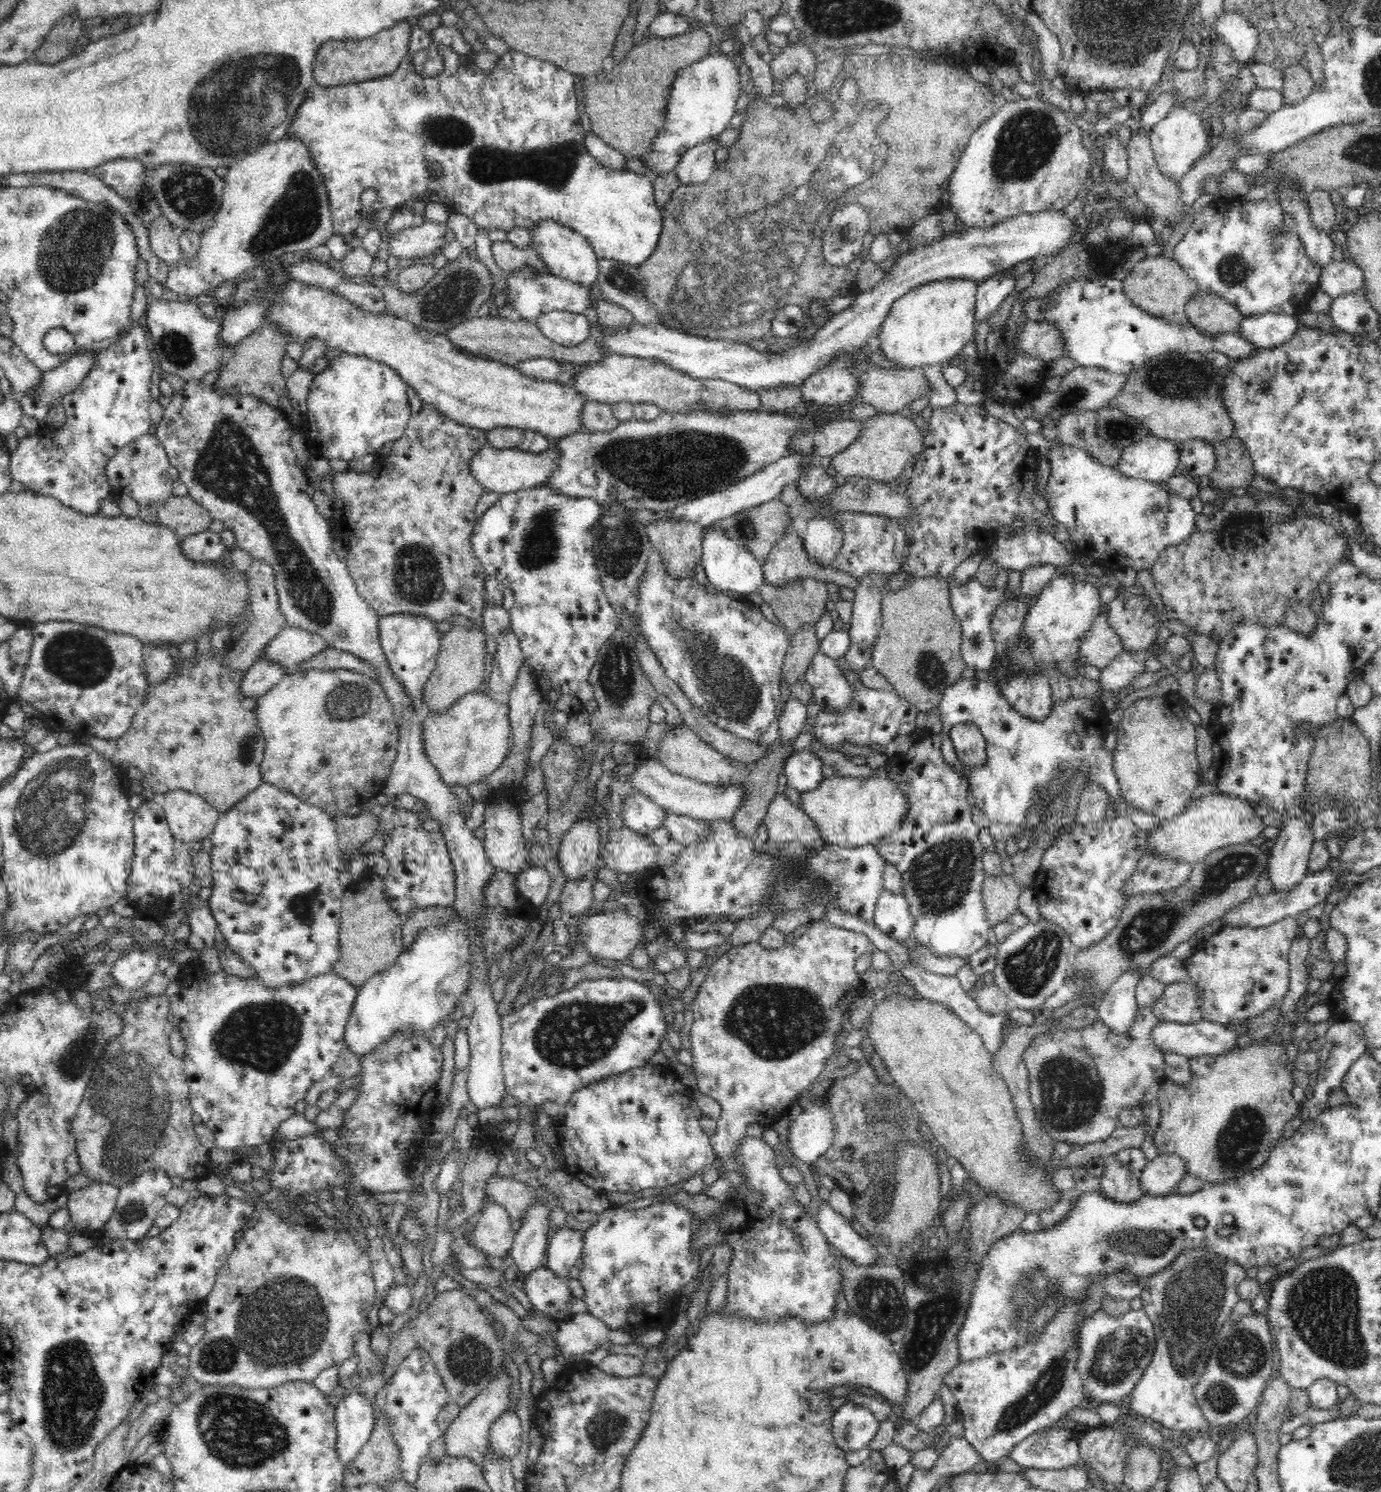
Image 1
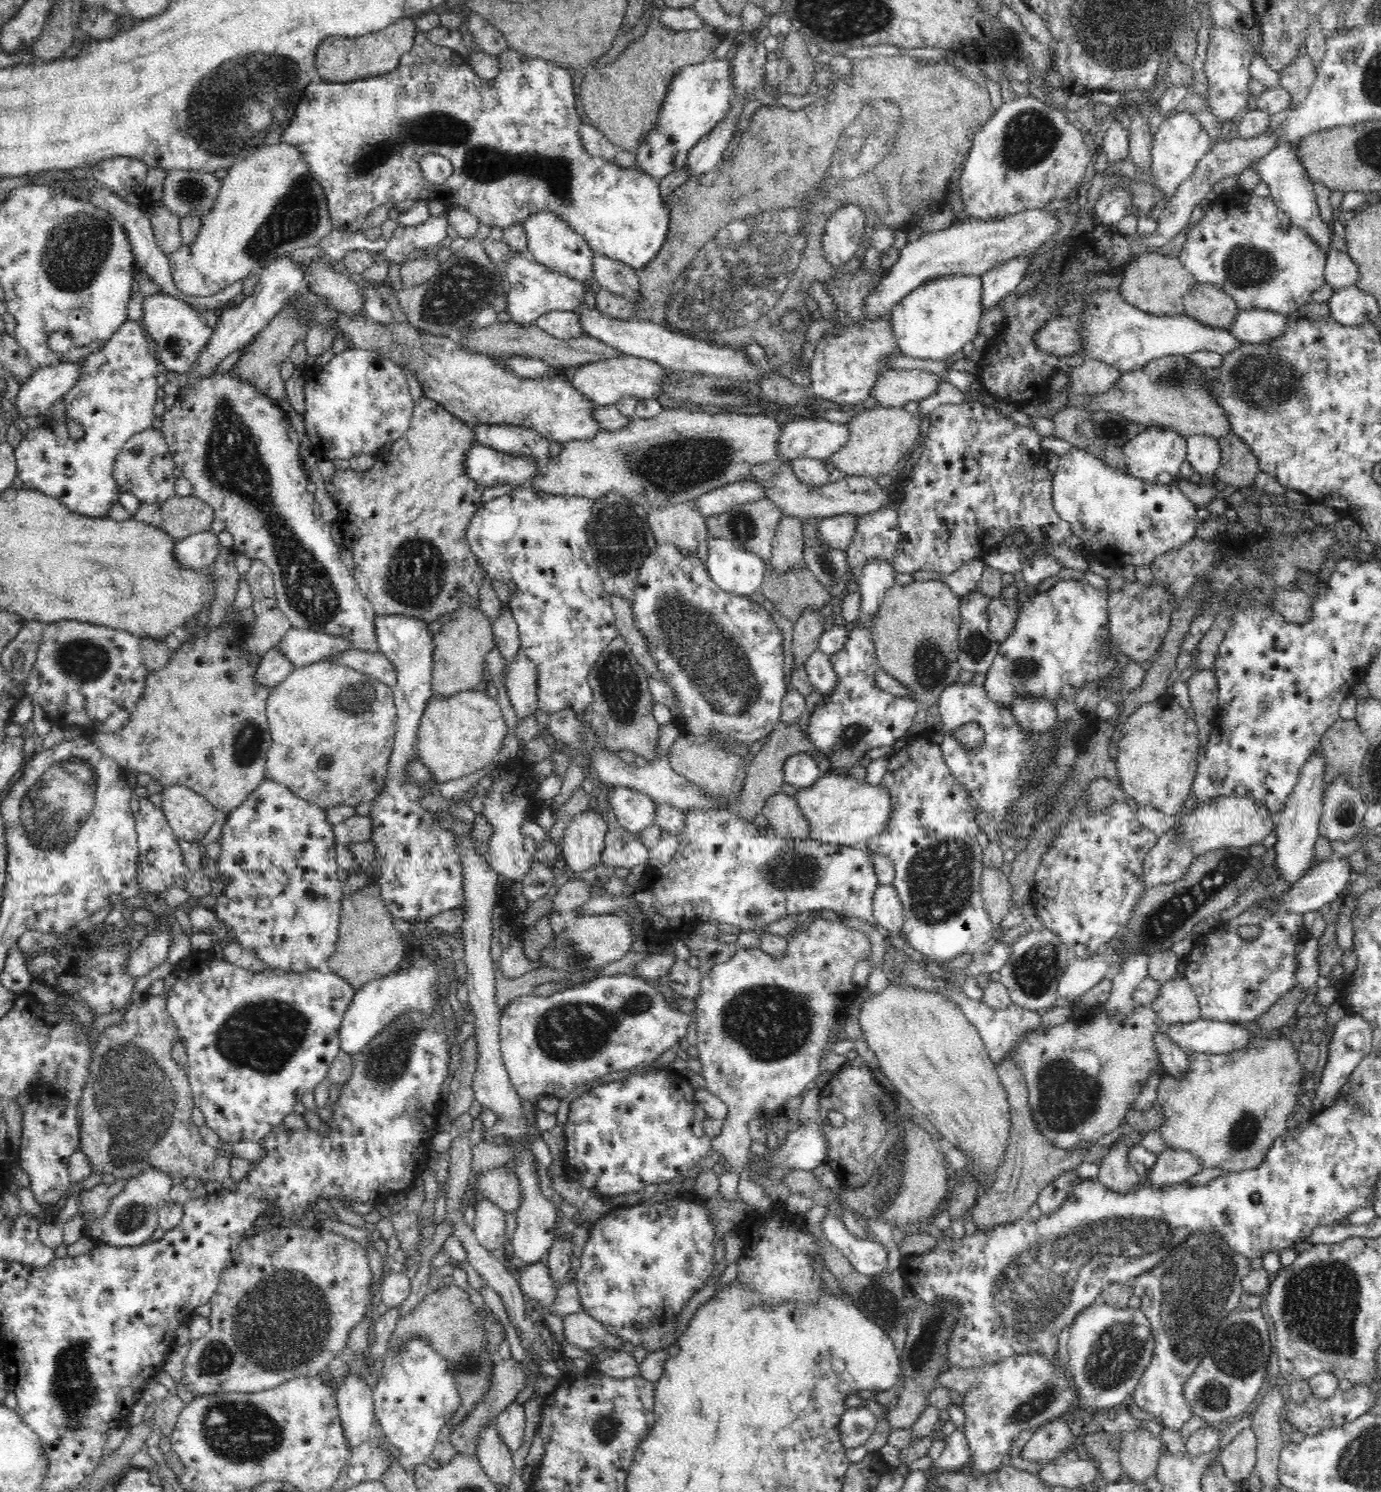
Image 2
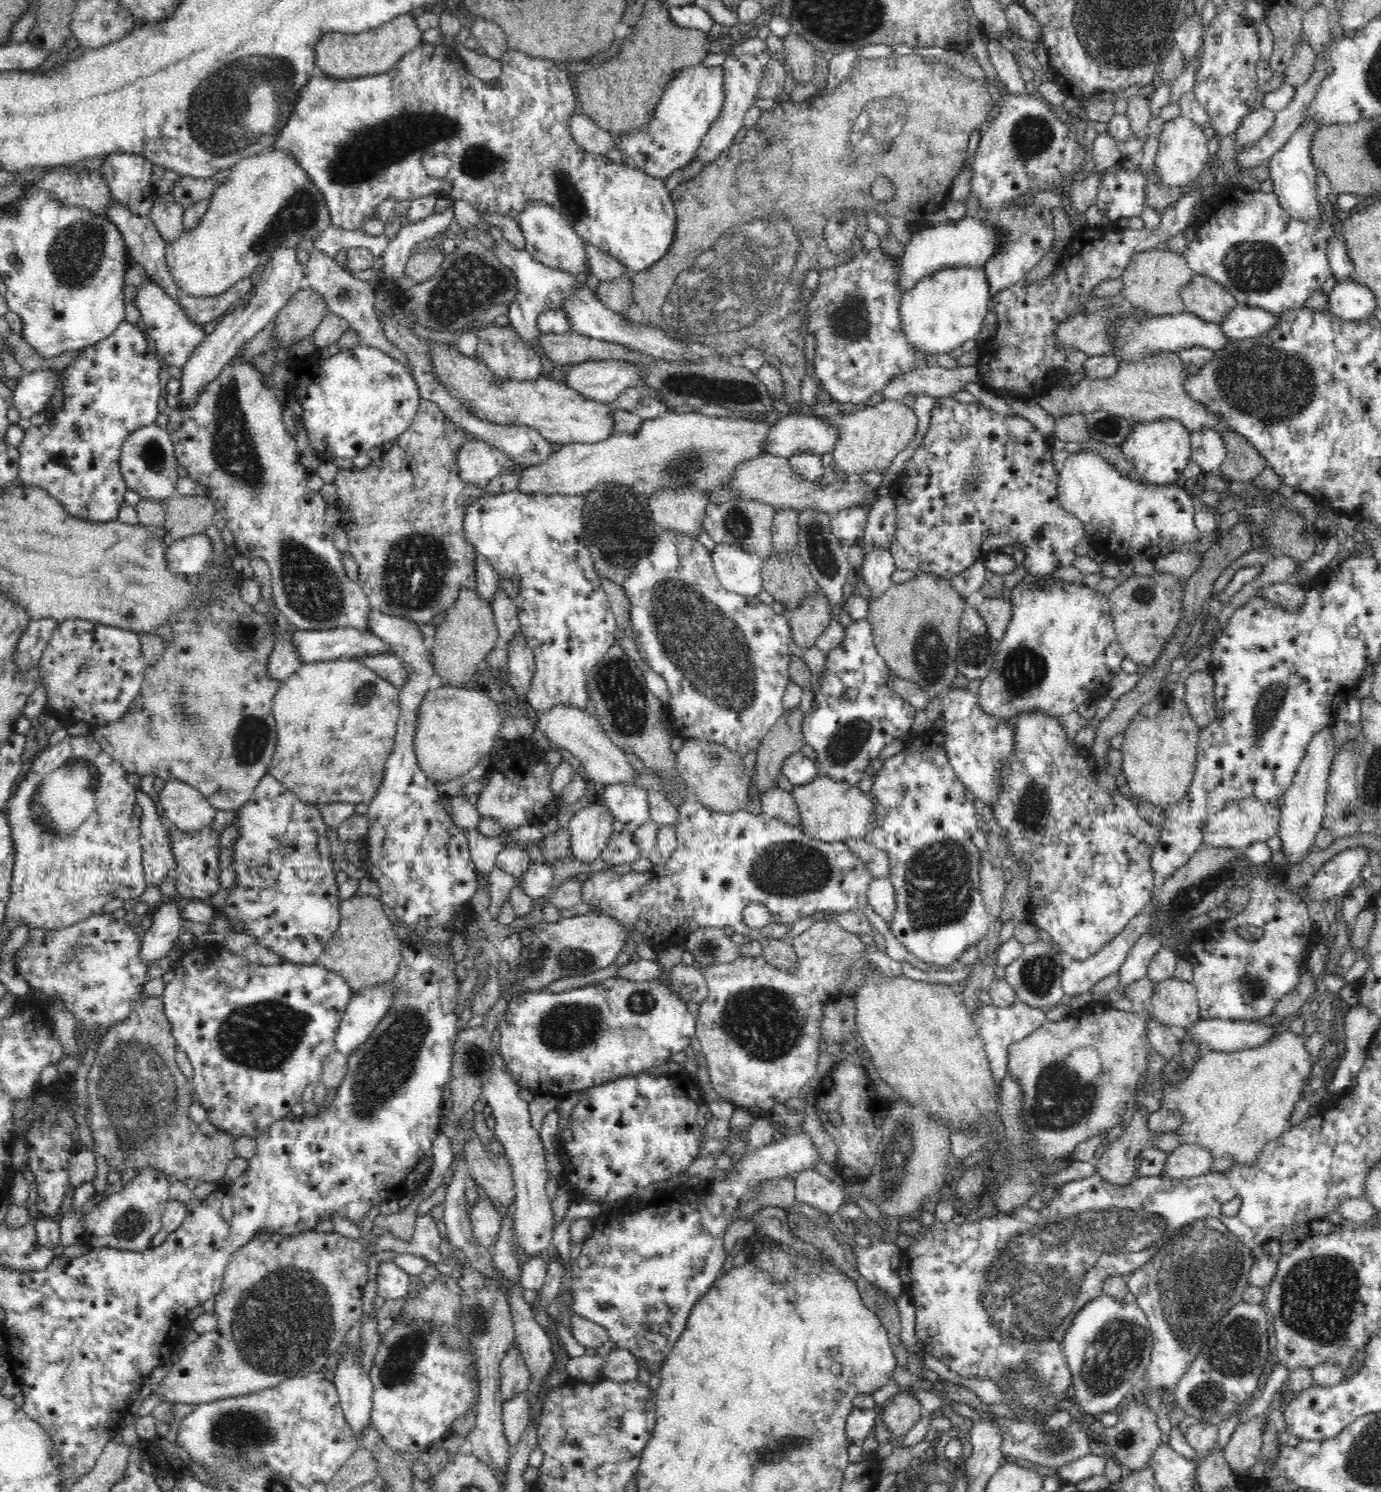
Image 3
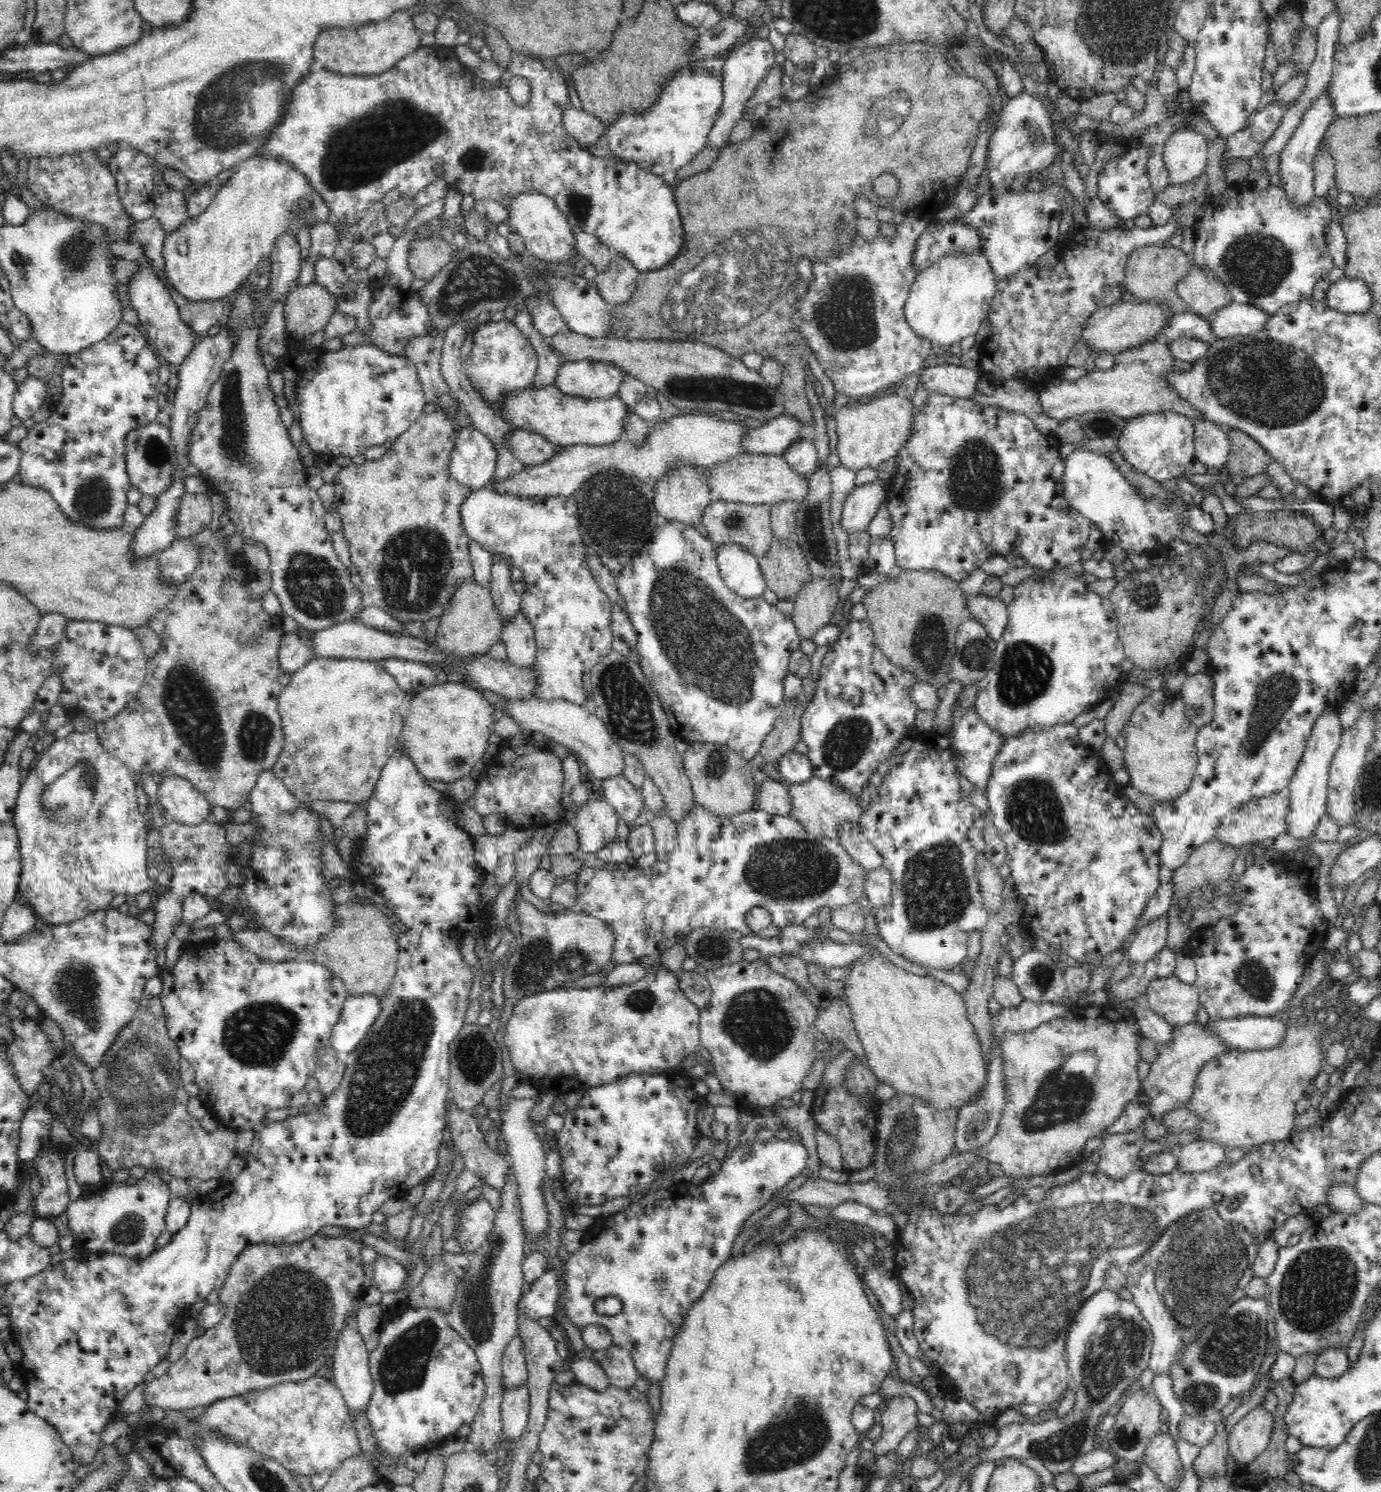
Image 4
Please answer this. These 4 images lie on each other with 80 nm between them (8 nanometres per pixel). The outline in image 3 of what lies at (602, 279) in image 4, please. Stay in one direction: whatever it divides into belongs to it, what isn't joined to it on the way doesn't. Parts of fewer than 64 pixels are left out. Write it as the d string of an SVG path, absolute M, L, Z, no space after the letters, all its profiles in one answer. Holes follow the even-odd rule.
M633 273L622 274L618 280L601 282L597 288L597 299L602 301L606 308L616 313L624 313L633 304Z

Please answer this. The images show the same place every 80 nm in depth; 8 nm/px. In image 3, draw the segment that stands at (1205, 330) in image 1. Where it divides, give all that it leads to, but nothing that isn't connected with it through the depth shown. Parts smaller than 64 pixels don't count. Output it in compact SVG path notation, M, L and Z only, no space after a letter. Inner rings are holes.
M1195 275L1192 280L1180 290L1185 311L1196 315L1206 322L1220 324L1237 306L1237 301L1231 292L1212 278Z

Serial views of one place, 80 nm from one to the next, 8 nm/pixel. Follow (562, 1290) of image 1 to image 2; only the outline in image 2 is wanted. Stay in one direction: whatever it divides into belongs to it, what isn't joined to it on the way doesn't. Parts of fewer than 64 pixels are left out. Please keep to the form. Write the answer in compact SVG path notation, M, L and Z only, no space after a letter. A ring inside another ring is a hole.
M545 1259L516 1271L519 1285L528 1298L534 1298L543 1306L550 1306L557 1294L556 1284L550 1277Z

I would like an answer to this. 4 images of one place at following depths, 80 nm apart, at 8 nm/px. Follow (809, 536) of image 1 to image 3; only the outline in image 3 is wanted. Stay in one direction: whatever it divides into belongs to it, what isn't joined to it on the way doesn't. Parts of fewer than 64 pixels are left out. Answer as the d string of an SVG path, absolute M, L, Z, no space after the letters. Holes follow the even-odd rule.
M852 506L832 515L830 530L845 549L864 534L870 506Z

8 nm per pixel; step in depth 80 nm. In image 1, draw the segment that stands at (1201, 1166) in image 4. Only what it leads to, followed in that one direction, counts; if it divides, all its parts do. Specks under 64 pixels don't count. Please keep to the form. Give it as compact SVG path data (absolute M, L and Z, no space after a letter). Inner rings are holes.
M1163 1155L1154 1158L1144 1166L1138 1176L1139 1185L1146 1195L1163 1196L1177 1190L1178 1182L1188 1172L1184 1159L1176 1155Z

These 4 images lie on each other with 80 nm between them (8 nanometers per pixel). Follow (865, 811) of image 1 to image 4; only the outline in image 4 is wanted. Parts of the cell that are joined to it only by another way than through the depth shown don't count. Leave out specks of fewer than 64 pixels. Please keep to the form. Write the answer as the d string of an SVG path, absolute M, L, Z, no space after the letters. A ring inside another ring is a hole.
M816 776L807 782L789 785L789 794L792 798L790 816L794 817L814 838L837 838L838 828L844 822L859 826L860 816L865 811L860 805L859 798L849 794L842 786L837 786Z

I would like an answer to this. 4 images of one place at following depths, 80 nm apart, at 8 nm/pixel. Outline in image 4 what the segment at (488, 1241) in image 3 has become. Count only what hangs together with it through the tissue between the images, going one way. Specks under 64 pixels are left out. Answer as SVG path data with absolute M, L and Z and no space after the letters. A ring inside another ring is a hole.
M483 1197L465 1204L460 1217L460 1238L458 1242L463 1252L476 1252L488 1238L494 1228L497 1212L491 1208L488 1200Z

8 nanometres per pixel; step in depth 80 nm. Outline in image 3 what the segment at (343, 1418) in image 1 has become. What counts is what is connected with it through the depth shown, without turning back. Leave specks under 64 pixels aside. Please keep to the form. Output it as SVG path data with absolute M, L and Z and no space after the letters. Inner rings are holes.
M310 1229L309 1231L304 1231L293 1235L282 1235L278 1233L258 1233L251 1241L244 1243L232 1253L231 1260L226 1268L226 1272L223 1274L223 1284L221 1286L220 1292L215 1296L215 1315L217 1316L217 1325L214 1330L206 1332L206 1334L199 1335L196 1341L185 1346L183 1354L178 1358L173 1365L168 1367L169 1372L164 1380L154 1387L154 1390L163 1393L163 1401L169 1401L175 1404L179 1402L184 1404L192 1404L193 1406L200 1403L212 1402L215 1400L220 1400L221 1398L232 1398L240 1395L247 1395L258 1392L259 1390L264 1390L265 1388L272 1388L278 1386L281 1382L285 1380L304 1376L310 1373L320 1372L320 1369L326 1364L326 1360L330 1358L331 1354L341 1351L343 1356L339 1360L337 1369L335 1371L335 1378L333 1383L337 1388L337 1393L340 1399L340 1404L342 1406L342 1411L344 1411L344 1417L346 1417L346 1422L349 1428L352 1429L354 1436L360 1442L362 1438L362 1430L371 1423L371 1413L373 1410L373 1382L370 1376L364 1373L360 1365L362 1356L358 1357L358 1350L363 1349L360 1347L358 1349L348 1349L343 1347L344 1336L346 1332L353 1327L353 1325L358 1324L363 1316L362 1311L362 1294L364 1294L364 1286L366 1286L370 1281L368 1280L368 1257L369 1253L364 1251L363 1244L360 1241L350 1239L346 1236L340 1235L340 1233L335 1232L317 1232L315 1229Z

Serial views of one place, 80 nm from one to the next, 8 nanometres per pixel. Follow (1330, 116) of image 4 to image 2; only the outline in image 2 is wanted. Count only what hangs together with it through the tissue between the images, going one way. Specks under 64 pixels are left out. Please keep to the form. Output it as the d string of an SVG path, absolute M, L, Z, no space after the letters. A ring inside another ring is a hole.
M1284 142L1280 146L1274 147L1268 154L1251 162L1250 169L1258 172L1261 180L1269 185L1270 196L1276 206L1280 208L1290 221L1306 231L1306 235L1324 249L1324 253L1331 250L1332 229L1331 225L1322 221L1320 209L1316 203L1316 193L1314 193L1314 183L1310 181L1308 172L1304 169L1299 156L1297 155L1297 142Z

